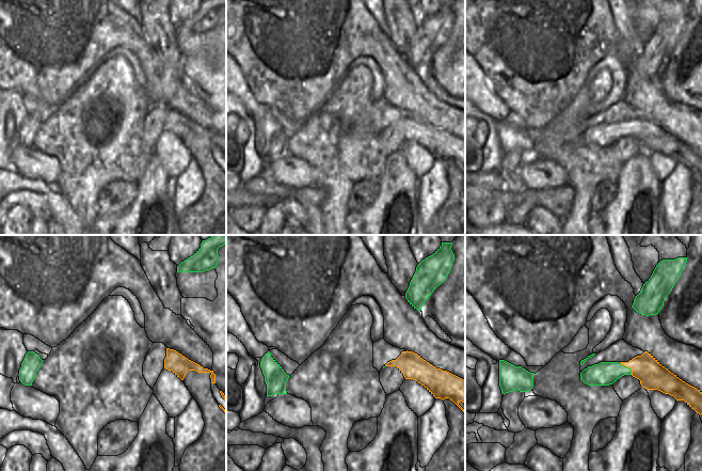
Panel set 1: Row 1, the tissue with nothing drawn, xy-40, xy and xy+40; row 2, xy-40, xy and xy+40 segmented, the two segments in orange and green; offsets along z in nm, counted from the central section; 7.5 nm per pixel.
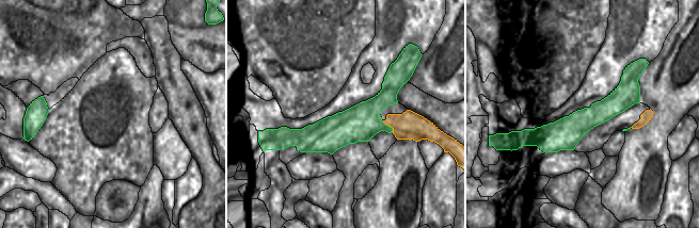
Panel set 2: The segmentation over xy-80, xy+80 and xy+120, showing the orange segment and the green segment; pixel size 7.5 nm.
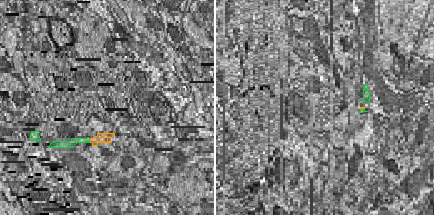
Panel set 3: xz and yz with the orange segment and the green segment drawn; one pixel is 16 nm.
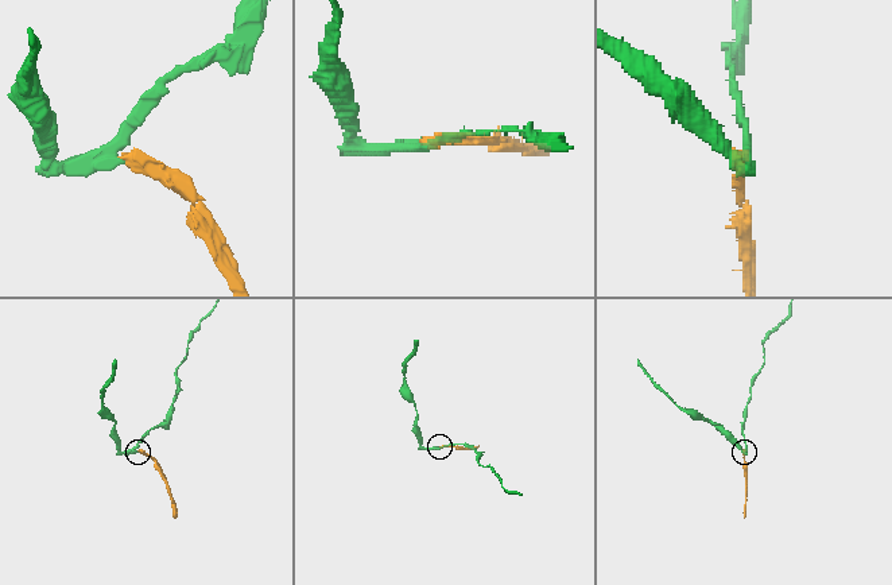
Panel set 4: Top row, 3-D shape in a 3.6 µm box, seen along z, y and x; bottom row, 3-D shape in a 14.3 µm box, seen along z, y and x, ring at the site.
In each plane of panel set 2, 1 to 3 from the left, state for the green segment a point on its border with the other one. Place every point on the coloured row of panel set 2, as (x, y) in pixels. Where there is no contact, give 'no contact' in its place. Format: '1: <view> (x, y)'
1: no contact
2: xy+80 (390, 126)
3: no contact

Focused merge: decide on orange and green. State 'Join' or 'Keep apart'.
Keep apart.

